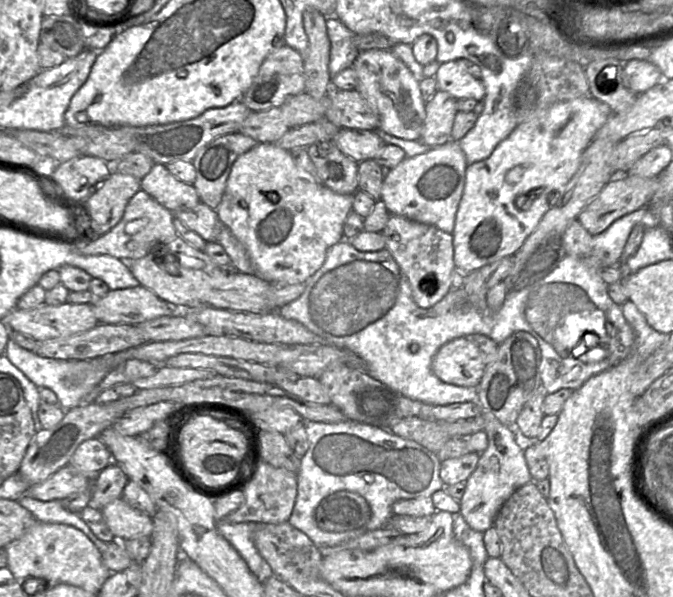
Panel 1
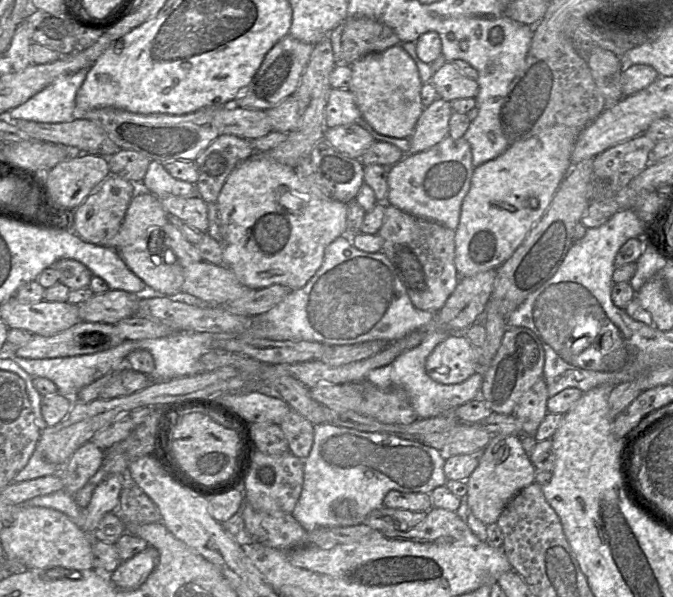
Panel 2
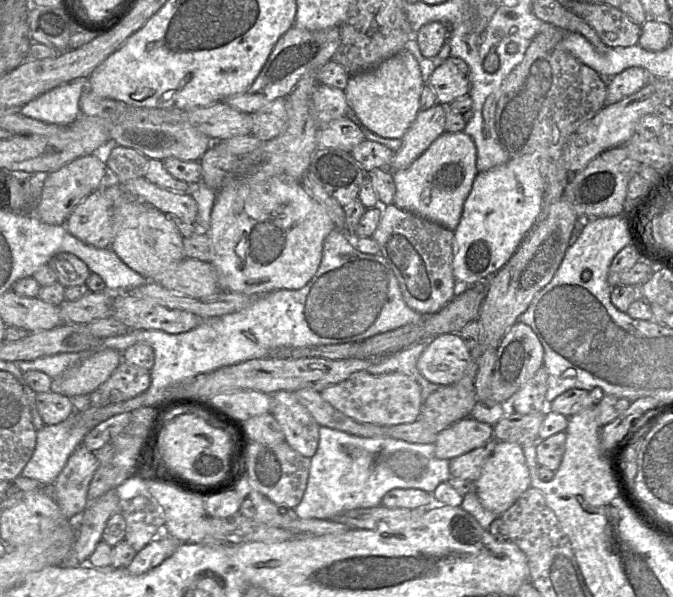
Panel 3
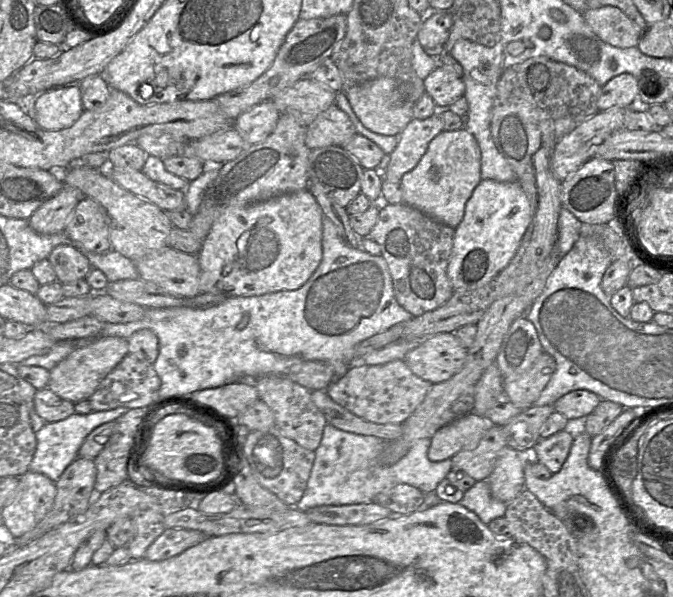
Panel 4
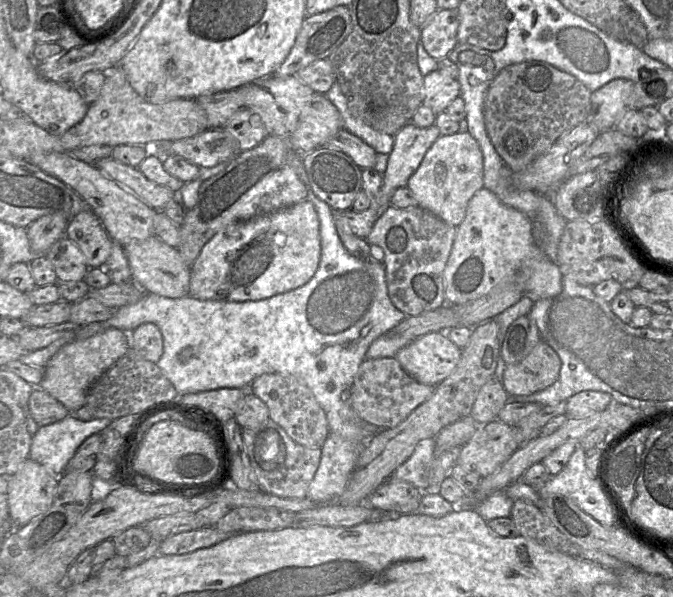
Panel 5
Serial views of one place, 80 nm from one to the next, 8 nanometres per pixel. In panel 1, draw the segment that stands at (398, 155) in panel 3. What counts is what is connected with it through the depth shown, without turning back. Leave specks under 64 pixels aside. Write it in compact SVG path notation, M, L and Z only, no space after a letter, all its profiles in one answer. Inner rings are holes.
M437 90L425 103L426 116L421 141L436 147L451 140L451 131L457 113L456 98L446 91Z

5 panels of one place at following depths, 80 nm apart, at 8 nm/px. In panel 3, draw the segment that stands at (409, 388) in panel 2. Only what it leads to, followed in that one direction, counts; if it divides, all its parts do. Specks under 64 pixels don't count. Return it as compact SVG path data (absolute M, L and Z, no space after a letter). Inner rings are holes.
M429 340L419 342L388 355L387 357L380 357L380 360L370 365L366 371L373 375L399 372L411 377L420 386L421 400L423 403L431 393L440 387L428 381L417 368L418 358L427 347L428 343Z

